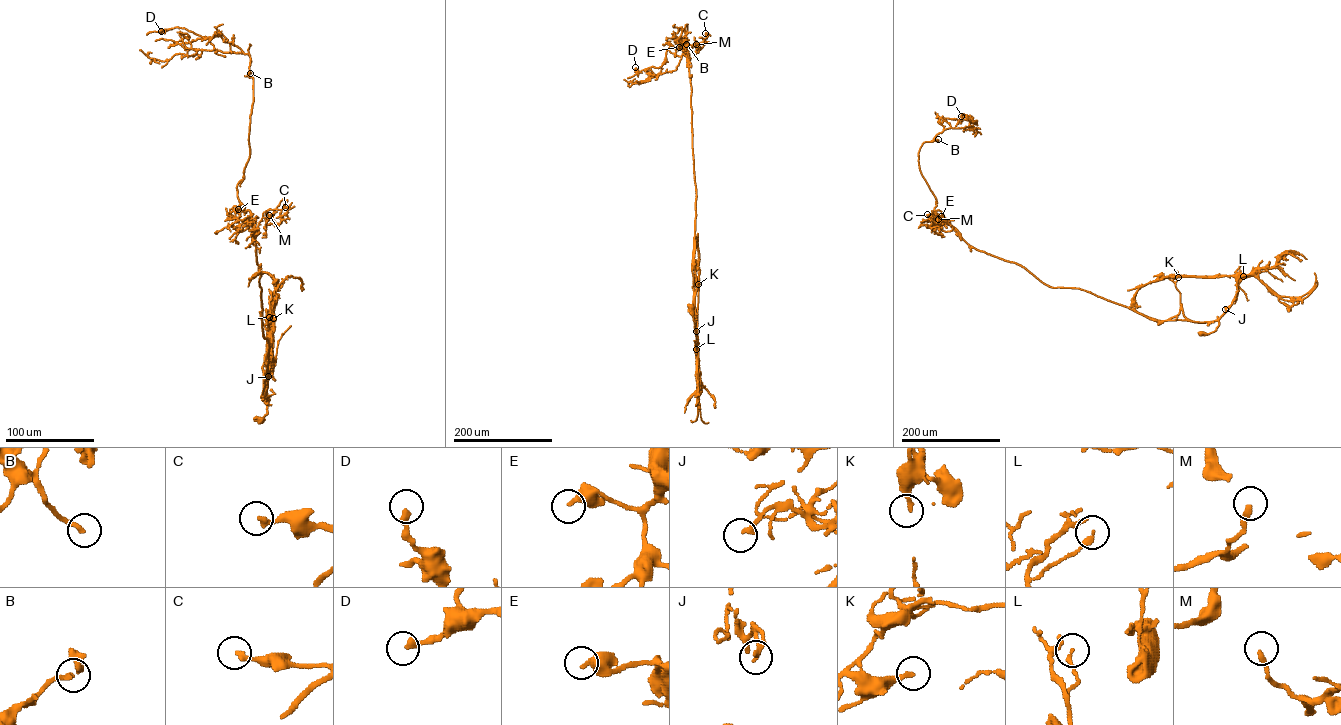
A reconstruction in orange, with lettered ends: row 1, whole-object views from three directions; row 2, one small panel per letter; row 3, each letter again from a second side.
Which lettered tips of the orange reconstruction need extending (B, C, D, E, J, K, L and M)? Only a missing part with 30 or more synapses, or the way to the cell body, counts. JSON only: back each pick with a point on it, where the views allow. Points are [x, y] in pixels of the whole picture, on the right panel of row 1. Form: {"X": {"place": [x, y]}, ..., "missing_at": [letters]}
{"M": {"place": [938, 219]}, "missing_at": ["M"]}

